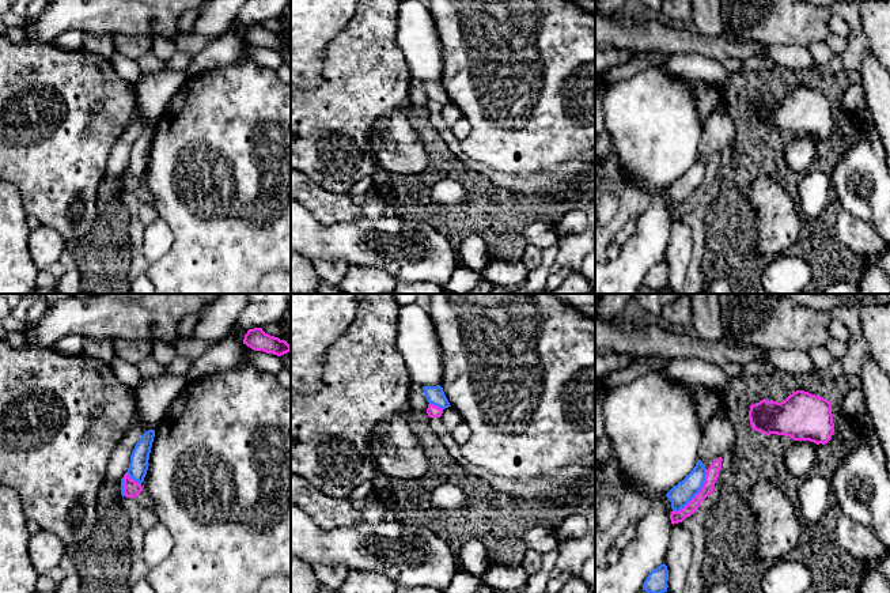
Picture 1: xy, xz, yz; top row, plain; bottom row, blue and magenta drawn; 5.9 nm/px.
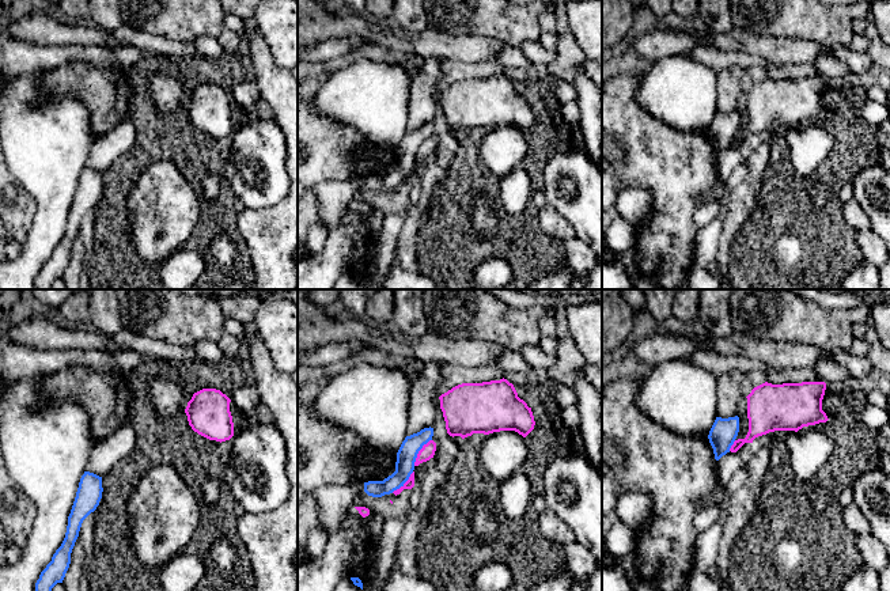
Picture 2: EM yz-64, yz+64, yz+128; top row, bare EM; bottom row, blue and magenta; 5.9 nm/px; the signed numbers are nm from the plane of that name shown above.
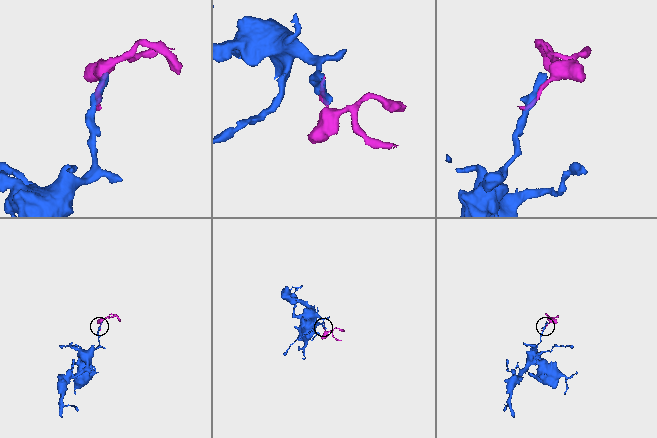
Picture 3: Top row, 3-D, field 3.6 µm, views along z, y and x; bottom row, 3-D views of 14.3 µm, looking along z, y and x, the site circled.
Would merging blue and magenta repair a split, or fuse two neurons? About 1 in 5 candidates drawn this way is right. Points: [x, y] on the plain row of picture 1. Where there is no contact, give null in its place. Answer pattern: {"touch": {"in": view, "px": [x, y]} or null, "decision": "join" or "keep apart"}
{"touch": {"in": "yz", "px": [696, 189]}, "decision": "keep apart"}

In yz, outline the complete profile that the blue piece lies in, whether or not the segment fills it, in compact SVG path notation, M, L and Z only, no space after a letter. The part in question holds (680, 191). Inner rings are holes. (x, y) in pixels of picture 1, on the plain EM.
M698 155L693 166L666 189L673 207L683 204L701 186L705 170L707 163Z

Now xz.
M440 80L423 82L423 86L429 99L433 99L442 105L451 102Z

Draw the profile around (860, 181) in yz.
M875 125L860 128L829 182L844 211L874 226L890 245L890 169Z

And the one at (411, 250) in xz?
M291 199L291 250L310 261L344 260L349 267L376 267L389 272L397 282L428 283L443 290L461 265L459 256L448 239L425 220L402 220L385 215L368 219L363 215L359 219L325 226L293 199Z

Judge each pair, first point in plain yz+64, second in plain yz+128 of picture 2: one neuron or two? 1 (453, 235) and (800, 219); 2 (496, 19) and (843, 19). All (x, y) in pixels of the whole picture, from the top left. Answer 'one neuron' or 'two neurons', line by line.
1: one neuron
2: one neuron

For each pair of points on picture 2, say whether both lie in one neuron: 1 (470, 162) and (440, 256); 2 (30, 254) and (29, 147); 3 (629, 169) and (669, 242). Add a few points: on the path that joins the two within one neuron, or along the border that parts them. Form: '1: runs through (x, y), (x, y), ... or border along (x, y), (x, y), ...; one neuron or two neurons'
1: runs through (466, 185), (451, 204), (447, 233); one neuron
2: runs through (46, 227), (46, 174); one neuron
3: runs through (650, 180), (669, 199), (669, 222); one neuron

